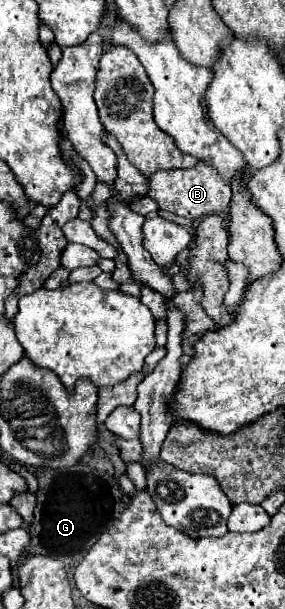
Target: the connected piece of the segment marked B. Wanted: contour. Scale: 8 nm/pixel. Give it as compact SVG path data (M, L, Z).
M198 161L196 167L190 169L172 169L172 171L156 171L148 175L148 197L158 203L158 209L176 213L180 217L206 217L220 215L230 205L230 185L224 177L218 175L216 167L210 161Z

